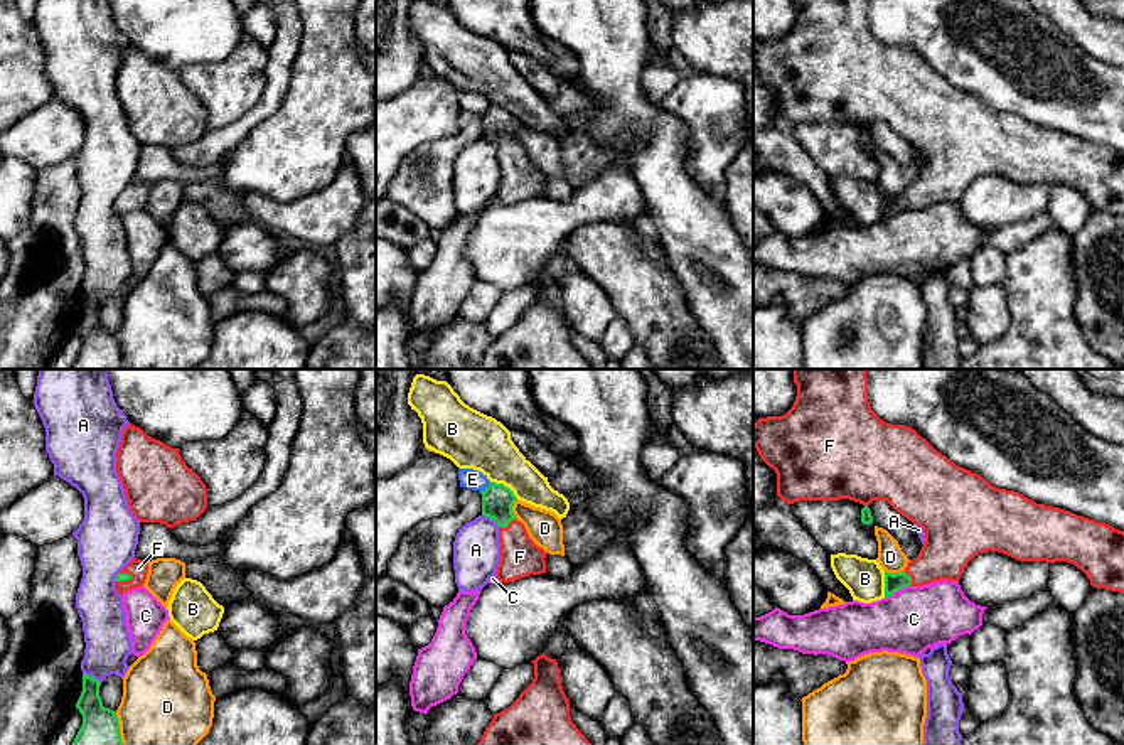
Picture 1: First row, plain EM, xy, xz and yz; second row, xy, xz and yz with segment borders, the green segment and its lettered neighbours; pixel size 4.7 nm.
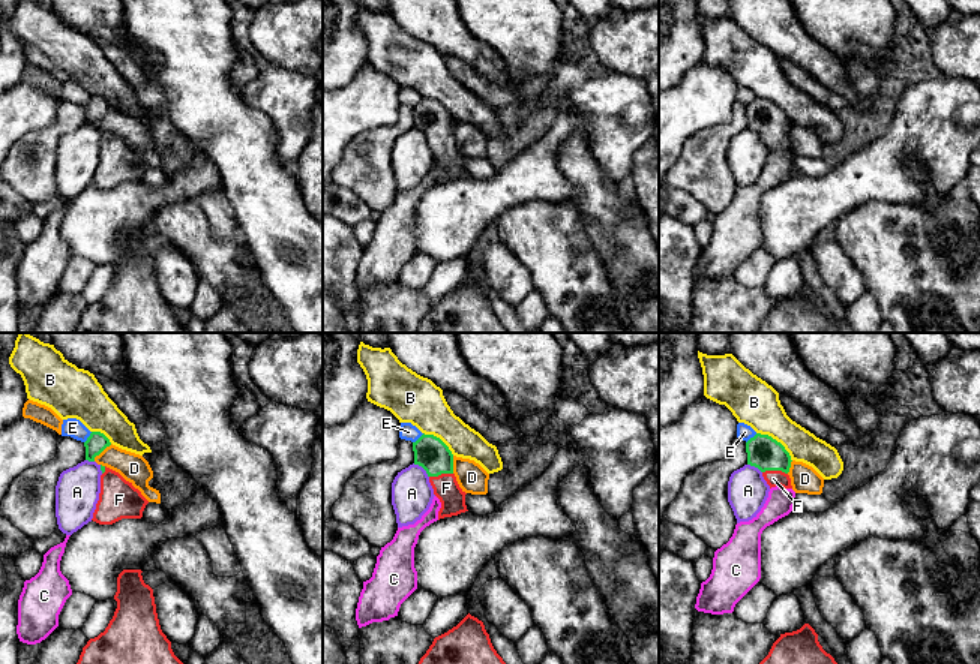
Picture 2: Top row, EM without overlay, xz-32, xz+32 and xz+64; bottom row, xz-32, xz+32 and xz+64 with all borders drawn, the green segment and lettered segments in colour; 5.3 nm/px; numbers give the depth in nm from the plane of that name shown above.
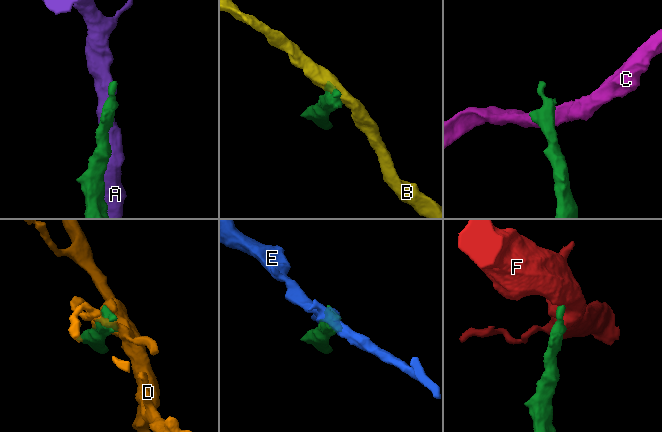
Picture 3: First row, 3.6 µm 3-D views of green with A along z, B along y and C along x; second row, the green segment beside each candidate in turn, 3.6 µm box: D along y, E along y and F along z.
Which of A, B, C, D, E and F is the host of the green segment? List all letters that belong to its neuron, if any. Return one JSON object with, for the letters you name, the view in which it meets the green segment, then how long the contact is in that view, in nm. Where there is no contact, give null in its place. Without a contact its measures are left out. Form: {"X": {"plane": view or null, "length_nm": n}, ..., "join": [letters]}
{"F": {"plane": "xz", "length_nm": 100}, "join": ["F"]}

